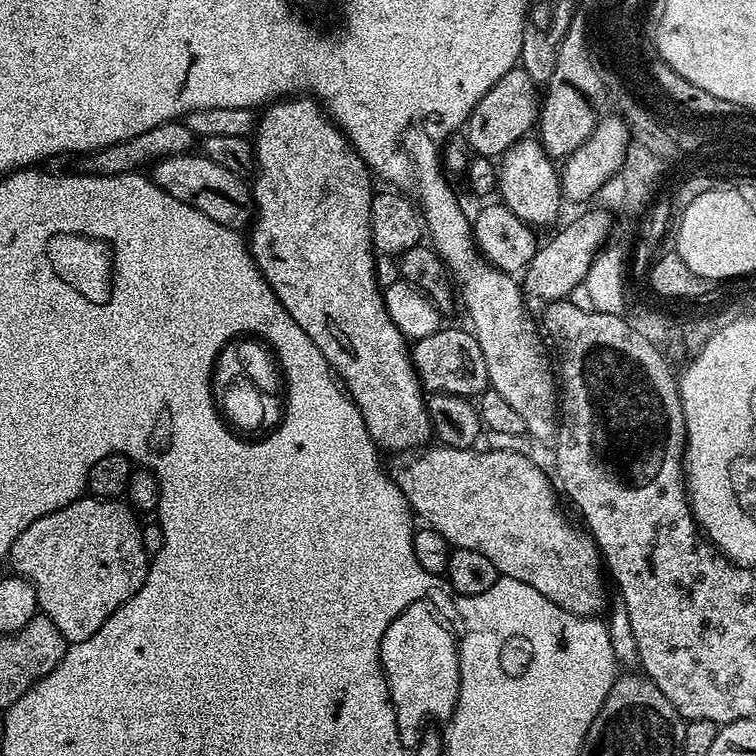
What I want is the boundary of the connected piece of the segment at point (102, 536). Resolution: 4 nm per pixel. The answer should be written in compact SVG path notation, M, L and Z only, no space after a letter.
M85 494L79 500L70 502L70 506L62 506L62 510L54 510L54 514L46 514L42 518L38 518L38 522L30 522L30 526L26 526L26 530L22 530L22 534L18 534L18 538L14 538L6 557L7 563L12 563L11 571L32 583L36 591L36 603L39 611L48 616L50 622L54 622L54 626L58 626L58 630L69 644L77 644L93 636L114 614L114 610L121 608L142 586L148 573L150 552L144 549L144 532L140 529L140 524L136 519L138 519L137 513L123 499L97 498L91 494Z

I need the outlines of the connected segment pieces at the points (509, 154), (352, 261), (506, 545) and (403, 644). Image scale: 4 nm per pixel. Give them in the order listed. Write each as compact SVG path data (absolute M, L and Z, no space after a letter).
M536 138L514 142L498 160L498 196L504 199L503 207L522 218L525 224L552 224L560 216L560 174L553 157Z
M297 94L291 98L281 98L269 103L259 113L258 123L254 129L255 176L256 181L251 181L250 184L252 203L255 208L254 223L251 225L251 228L253 227L252 237L249 235L246 243L248 251L252 253L252 261L256 263L260 275L266 278L266 282L274 290L278 302L282 302L286 314L290 314L290 318L294 318L294 322L298 322L298 326L302 326L302 330L306 330L310 342L314 342L314 346L318 346L318 350L322 350L322 354L326 358L326 362L332 367L333 373L338 377L348 395L351 396L352 401L356 403L357 410L362 414L362 422L366 422L366 430L370 434L370 438L376 443L377 449L389 448L392 452L404 452L407 448L416 450L427 445L433 431L432 424L428 421L426 392L420 383L415 366L412 365L409 341L398 330L398 326L394 326L394 322L390 322L390 314L384 305L383 291L379 282L376 281L376 256L370 234L370 202L374 195L374 187L372 188L373 177L364 164L364 159L352 149L352 143L344 137L344 133L337 128L336 123L329 118L328 113L315 99L304 94Z
M432 447L417 451L413 460L402 461L400 469L394 472L396 485L402 490L413 513L419 519L421 516L424 519L421 521L427 527L438 530L438 534L442 534L442 538L446 538L453 548L478 550L478 554L486 554L501 576L509 576L518 582L526 582L526 586L534 586L538 594L550 598L550 602L562 606L567 612L573 612L576 616L595 617L600 611L605 611L606 569L600 550L583 527L575 528L568 521L560 509L561 497L553 481L550 476L548 481L547 474L531 460L531 455L504 452L500 448L476 452L475 447Z
M416 603L411 615L393 623L388 648L382 657L387 663L388 699L392 702L400 741L406 750L419 746L420 735L431 720L451 721L456 711L460 689L458 640L440 621L440 616L432 606Z

